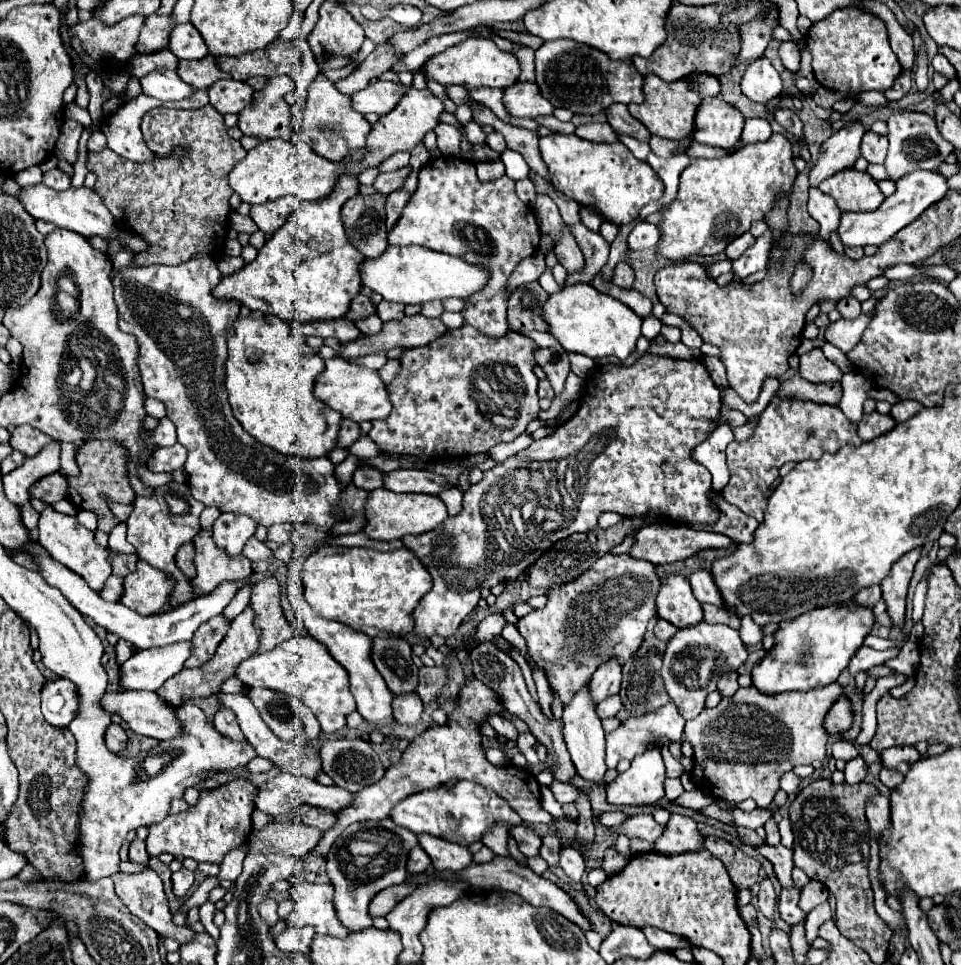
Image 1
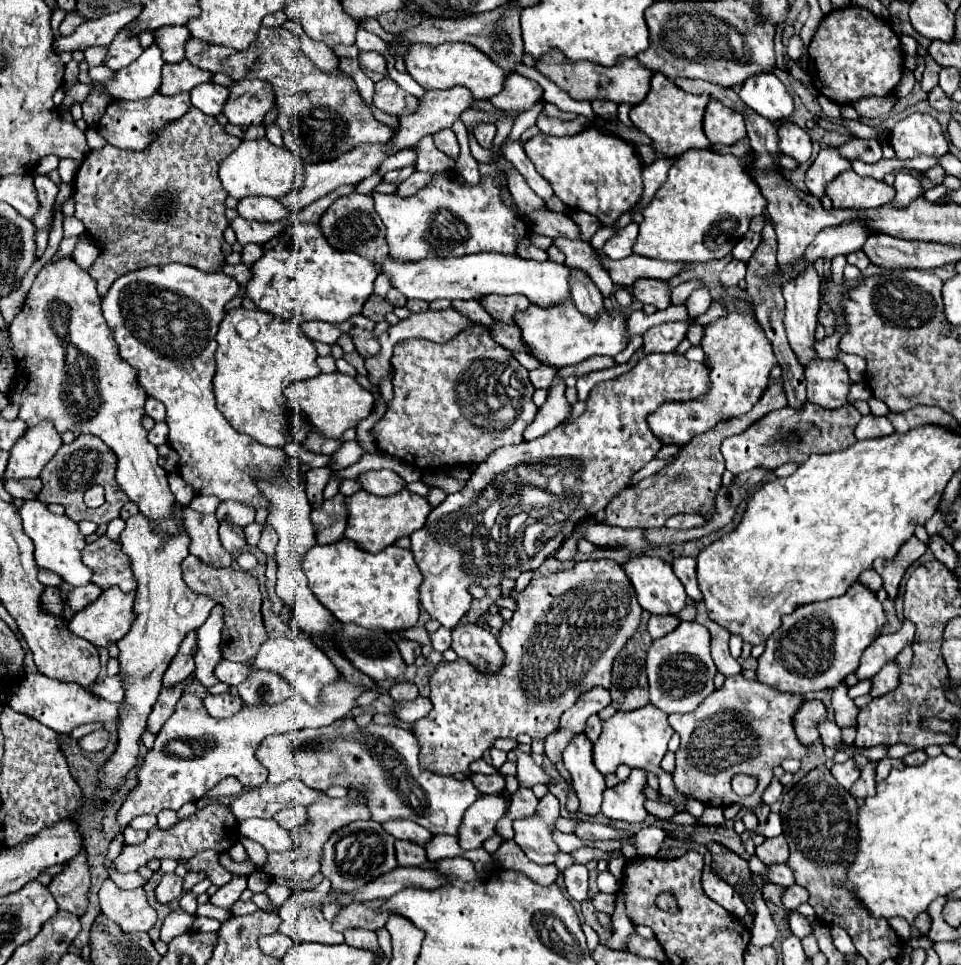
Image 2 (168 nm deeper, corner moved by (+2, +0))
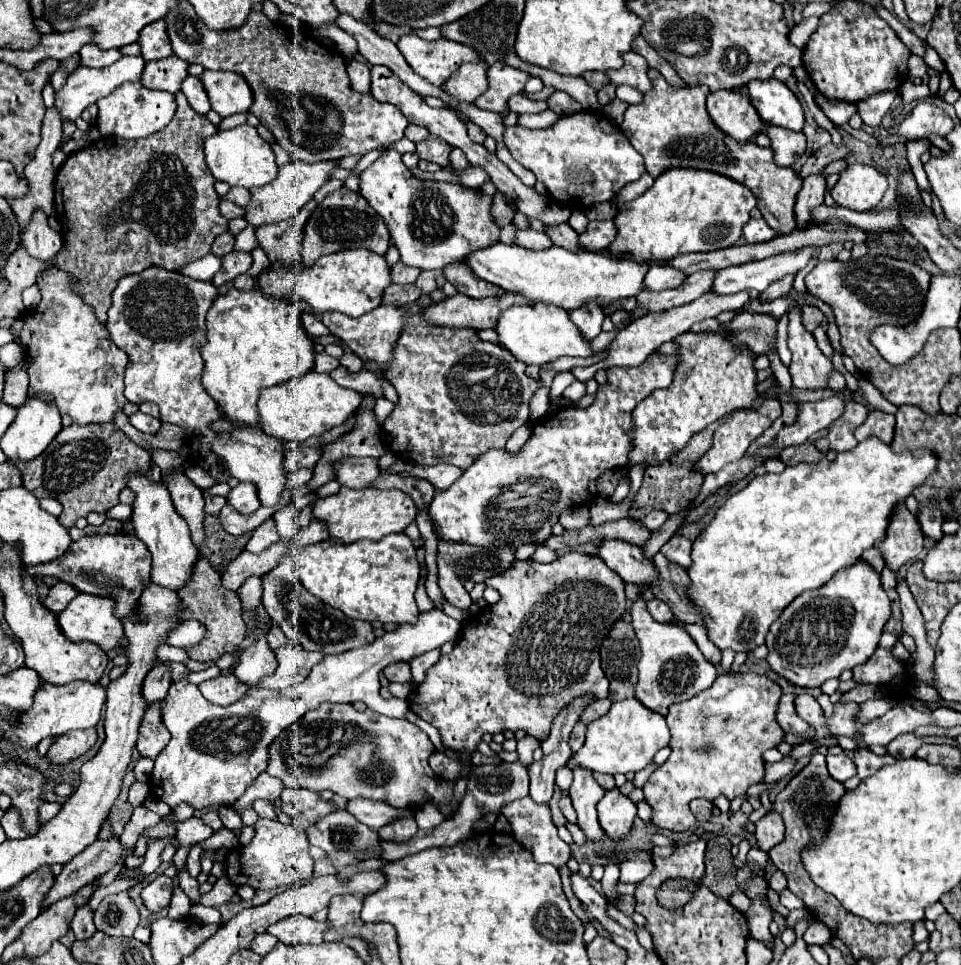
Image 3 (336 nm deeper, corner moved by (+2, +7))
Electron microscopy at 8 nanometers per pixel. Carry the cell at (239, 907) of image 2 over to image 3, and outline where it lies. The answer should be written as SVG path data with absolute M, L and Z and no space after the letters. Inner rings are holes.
M224 876L224 878L220 878L220 880L214 884L214 888L212 888L208 894L202 894L200 902L206 904L206 906L226 904L226 902L232 900L232 896L236 894L236 890L238 890L238 888Z

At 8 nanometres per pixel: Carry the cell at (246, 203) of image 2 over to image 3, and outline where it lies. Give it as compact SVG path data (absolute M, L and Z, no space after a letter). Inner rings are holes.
M230 188L230 192L224 198L228 198L230 202L246 208L250 204L250 190L248 188Z

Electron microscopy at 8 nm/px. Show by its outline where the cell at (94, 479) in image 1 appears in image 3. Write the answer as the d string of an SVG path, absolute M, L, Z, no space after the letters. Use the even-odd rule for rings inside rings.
M72 424L64 428L56 440L36 458L24 464L16 464L24 472L24 488L30 490L36 498L56 498L62 502L64 510L60 522L66 528L72 528L78 518L88 516L90 512L108 512L118 504L118 494L126 486L126 474L138 470L150 470L150 454L126 438L122 430L110 424L90 424L78 426Z

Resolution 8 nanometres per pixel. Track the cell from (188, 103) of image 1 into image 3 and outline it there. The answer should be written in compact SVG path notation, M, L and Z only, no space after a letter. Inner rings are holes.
M140 82L136 84L124 84L120 92L112 92L112 96L106 96L104 100L98 100L98 120L96 126L102 136L118 136L118 138L146 138L154 132L160 132L176 112L176 98L170 92L160 90L148 90Z

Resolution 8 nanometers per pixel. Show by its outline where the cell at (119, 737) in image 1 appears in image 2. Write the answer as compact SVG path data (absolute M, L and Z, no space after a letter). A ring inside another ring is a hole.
M104 729L88 733L82 739L78 739L78 747L82 747L84 751L102 751L106 743L108 743L108 733Z

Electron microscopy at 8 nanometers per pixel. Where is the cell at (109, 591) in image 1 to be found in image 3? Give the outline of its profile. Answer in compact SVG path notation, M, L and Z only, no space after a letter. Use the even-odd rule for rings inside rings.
M58 582L56 586L52 586L50 594L42 600L42 604L44 604L48 610L60 614L78 594L80 594L80 592L78 592L72 584L68 584L68 582Z

